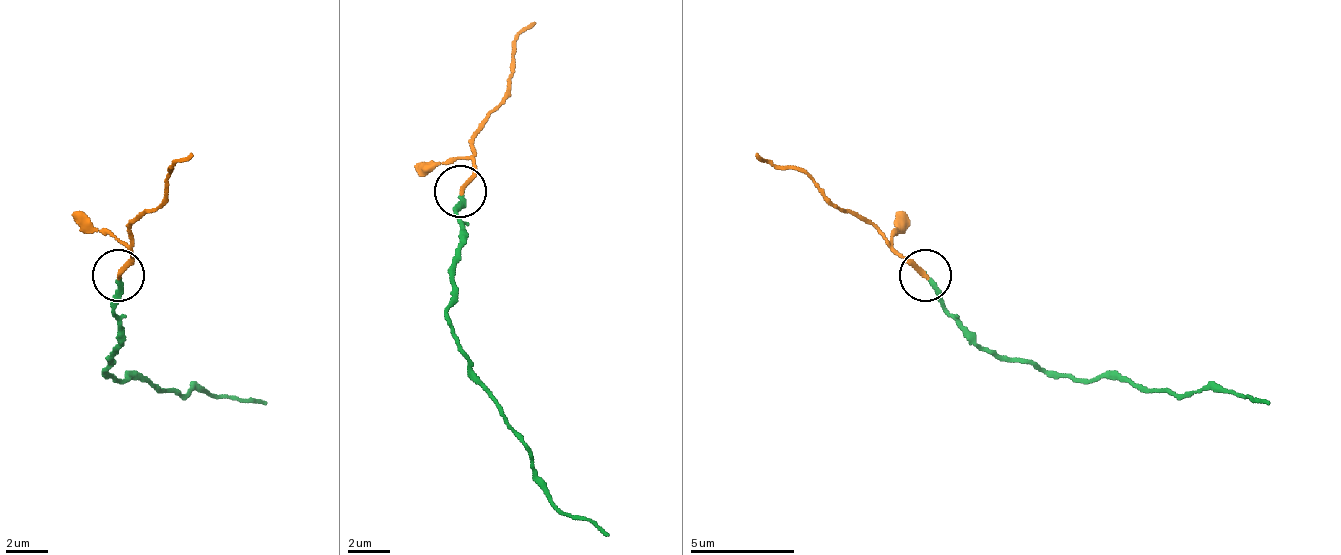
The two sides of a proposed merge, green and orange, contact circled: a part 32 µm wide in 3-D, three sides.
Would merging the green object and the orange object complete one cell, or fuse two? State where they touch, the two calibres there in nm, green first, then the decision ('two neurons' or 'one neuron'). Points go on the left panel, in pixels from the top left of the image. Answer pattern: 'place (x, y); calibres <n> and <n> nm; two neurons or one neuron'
place (118, 275); calibres 180 and 240 nm; one neuron

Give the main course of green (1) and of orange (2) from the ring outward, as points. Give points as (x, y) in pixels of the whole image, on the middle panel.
1: (462, 193), (456, 208), (456, 245), (446, 307), (456, 349), (529, 453), (534, 484), (607, 536)
2: (462, 193), (472, 141), (508, 94), (514, 68), (514, 42), (534, 21)

